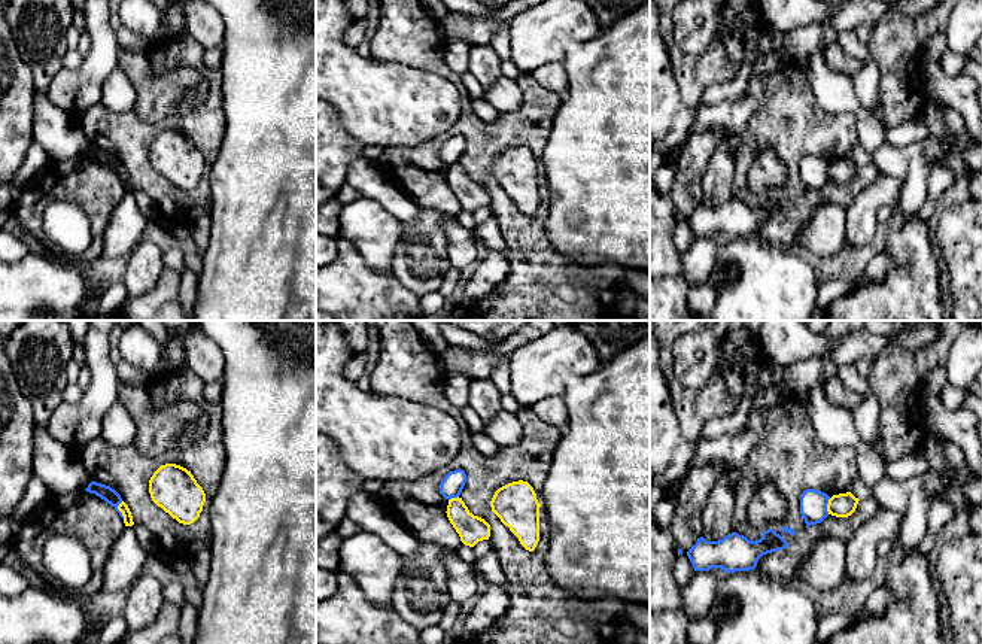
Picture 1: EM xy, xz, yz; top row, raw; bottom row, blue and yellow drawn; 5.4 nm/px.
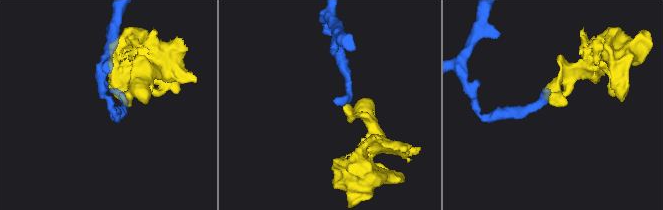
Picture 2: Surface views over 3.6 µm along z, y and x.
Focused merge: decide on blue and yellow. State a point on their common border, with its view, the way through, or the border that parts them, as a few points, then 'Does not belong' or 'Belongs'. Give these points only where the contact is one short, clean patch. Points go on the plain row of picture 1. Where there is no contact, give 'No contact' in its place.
Touches blue at xy (118, 176). Boundary: xy (121, 167), (118, 175), (124, 184). Does not belong

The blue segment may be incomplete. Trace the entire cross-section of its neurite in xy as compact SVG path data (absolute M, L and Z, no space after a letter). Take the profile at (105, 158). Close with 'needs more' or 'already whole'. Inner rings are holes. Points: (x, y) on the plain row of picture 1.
M91 148L85 157L89 158L89 160L95 160L101 165L104 165L124 185L122 179L118 176L118 171L122 168L122 164L115 155L112 155L110 152L97 149L97 148Z; already whole

